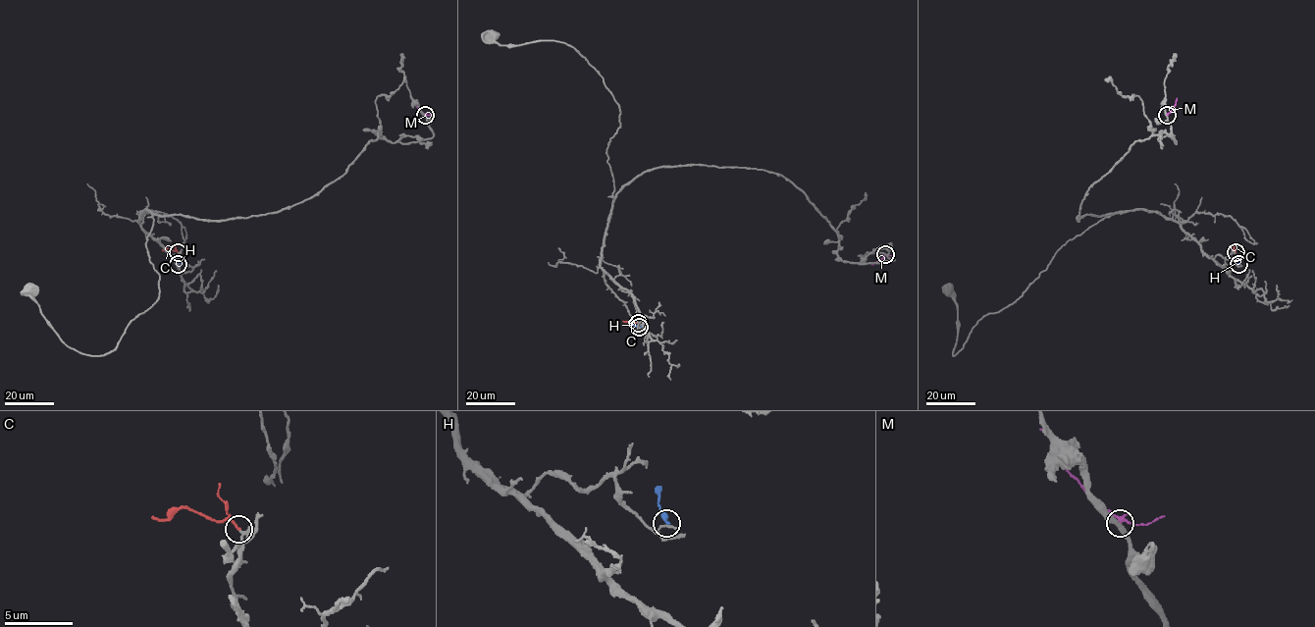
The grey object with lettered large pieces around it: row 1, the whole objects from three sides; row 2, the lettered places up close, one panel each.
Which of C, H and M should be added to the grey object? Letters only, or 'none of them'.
C

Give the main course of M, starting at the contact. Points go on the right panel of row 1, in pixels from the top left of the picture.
M: (1166, 115), (1177, 98)

